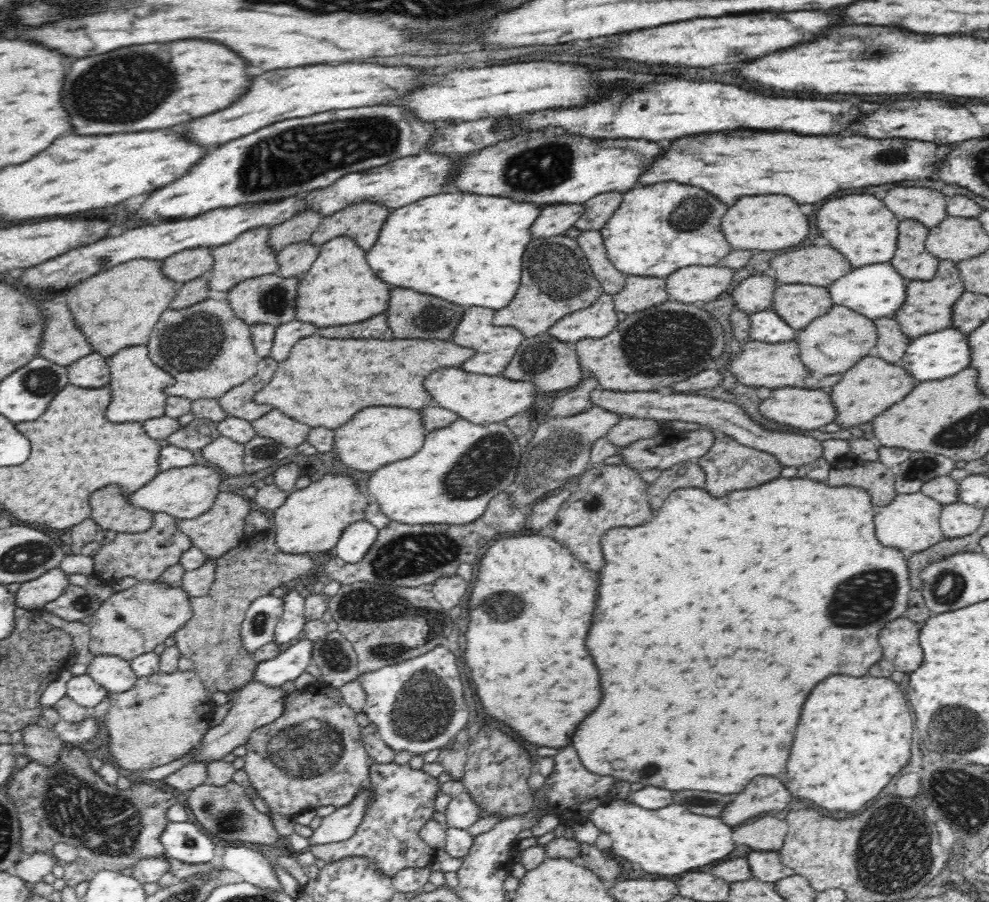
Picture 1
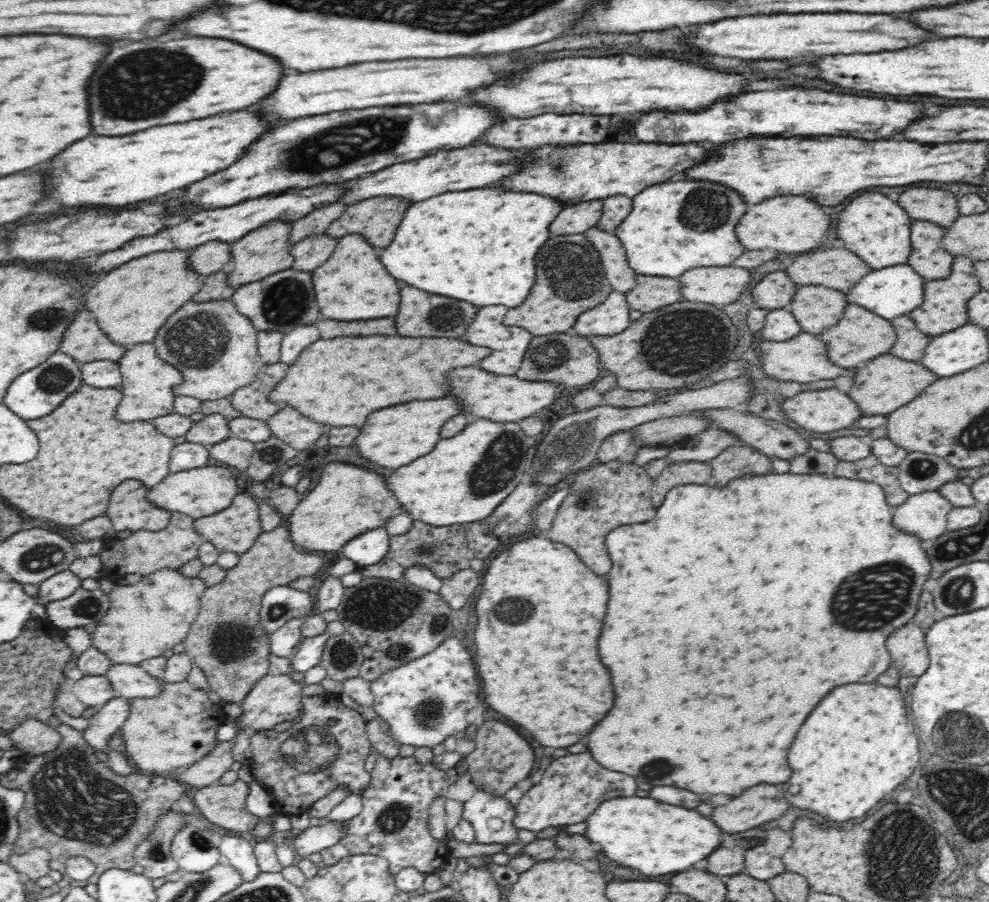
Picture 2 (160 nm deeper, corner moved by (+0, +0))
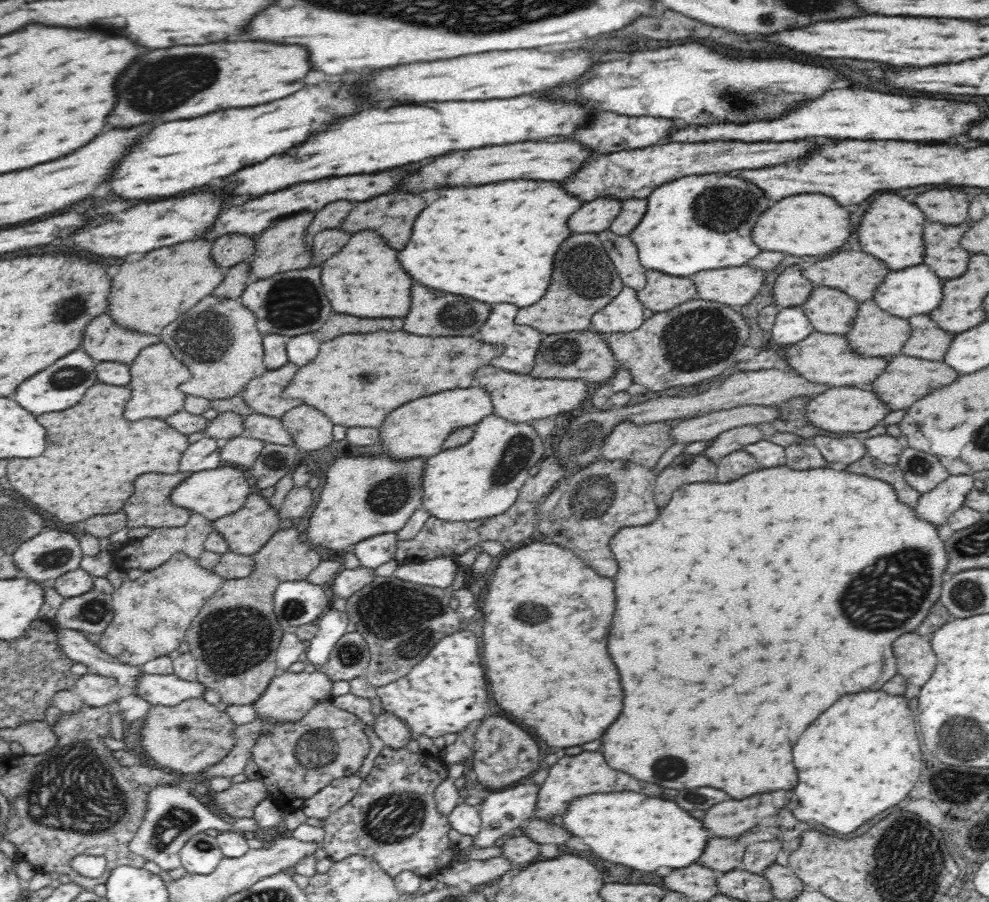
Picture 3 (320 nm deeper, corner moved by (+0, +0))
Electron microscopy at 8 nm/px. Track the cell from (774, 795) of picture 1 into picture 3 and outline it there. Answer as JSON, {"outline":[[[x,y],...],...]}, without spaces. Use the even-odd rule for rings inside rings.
{"outline":[[[758,794],[746,800],[726,800],[716,804],[706,812],[702,822],[710,834],[730,838],[752,830],[762,818],[774,816],[776,812],[772,794]]]}

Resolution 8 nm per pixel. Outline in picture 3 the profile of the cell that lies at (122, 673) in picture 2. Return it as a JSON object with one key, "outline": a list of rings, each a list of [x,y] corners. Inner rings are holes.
{"outline":[[[147,674],[139,679],[140,686],[135,694],[148,701],[153,706],[178,706],[186,700],[203,698],[208,692],[208,687],[196,680],[180,679],[174,674],[166,676],[158,674]]]}

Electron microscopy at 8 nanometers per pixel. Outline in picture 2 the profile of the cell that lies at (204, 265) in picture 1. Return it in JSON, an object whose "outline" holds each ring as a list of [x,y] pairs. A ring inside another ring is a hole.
{"outline":[[[223,240],[202,244],[200,248],[196,248],[196,252],[190,258],[192,270],[198,274],[212,275],[228,268],[233,259],[231,246],[232,243]]]}

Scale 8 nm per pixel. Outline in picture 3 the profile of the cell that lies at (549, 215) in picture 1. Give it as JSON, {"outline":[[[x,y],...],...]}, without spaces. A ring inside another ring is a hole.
{"outline":[[[614,197],[600,198],[584,204],[580,212],[572,214],[568,220],[568,226],[576,234],[586,234],[586,232],[602,232],[610,228],[612,220],[620,214],[622,210],[622,200]]]}

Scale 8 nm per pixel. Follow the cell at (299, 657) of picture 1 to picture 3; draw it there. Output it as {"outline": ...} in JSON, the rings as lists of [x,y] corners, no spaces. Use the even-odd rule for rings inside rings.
{"outline":[[[330,608],[318,622],[317,634],[310,638],[310,648],[307,650],[308,661],[312,664],[325,665],[328,662],[334,646],[344,634],[348,633],[347,626],[350,622],[347,610],[340,611]]]}

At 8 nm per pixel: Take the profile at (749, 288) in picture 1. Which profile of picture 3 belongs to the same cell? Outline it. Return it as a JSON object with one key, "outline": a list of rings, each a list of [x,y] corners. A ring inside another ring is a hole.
{"outline":[[[792,265],[785,268],[782,276],[776,280],[773,288],[775,304],[790,308],[803,305],[811,295],[815,285],[804,277],[804,265]]]}

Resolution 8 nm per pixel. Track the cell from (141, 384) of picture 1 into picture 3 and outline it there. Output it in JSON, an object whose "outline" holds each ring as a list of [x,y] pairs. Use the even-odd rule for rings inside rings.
{"outline":[[[152,344],[144,347],[136,360],[129,365],[132,374],[132,398],[128,406],[124,408],[124,418],[126,420],[142,420],[142,418],[166,418],[175,412],[180,412],[184,408],[185,398],[188,396],[179,389],[180,384],[188,382],[191,378],[189,368],[178,360],[169,350],[168,346]]]}

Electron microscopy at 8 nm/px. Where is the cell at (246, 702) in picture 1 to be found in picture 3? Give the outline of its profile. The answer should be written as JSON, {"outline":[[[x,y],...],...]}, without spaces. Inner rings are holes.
{"outline":[[[279,672],[270,682],[268,690],[262,694],[262,698],[255,703],[258,709],[257,716],[269,720],[270,723],[296,722],[304,718],[312,708],[316,708],[322,702],[333,700],[334,681],[326,675],[326,672]]]}

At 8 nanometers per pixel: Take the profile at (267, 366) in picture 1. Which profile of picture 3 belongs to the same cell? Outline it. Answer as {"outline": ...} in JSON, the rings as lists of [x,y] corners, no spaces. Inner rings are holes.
{"outline":[[[292,362],[266,370],[264,374],[253,378],[239,395],[253,408],[254,413],[281,419],[285,412],[302,404],[302,400],[283,397],[283,390],[297,372],[298,365]]]}

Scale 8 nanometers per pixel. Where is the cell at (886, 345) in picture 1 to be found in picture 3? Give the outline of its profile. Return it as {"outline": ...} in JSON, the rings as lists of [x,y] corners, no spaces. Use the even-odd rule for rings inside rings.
{"outline":[[[929,314],[909,318],[912,334],[904,343],[901,354],[924,360],[943,361],[956,333],[939,328]]]}

